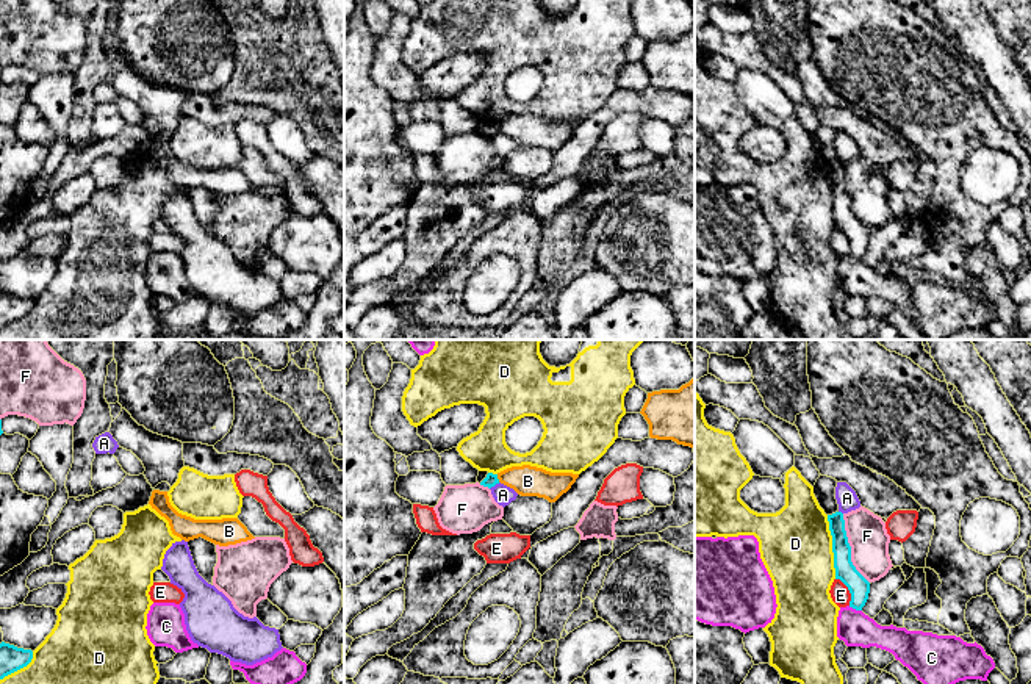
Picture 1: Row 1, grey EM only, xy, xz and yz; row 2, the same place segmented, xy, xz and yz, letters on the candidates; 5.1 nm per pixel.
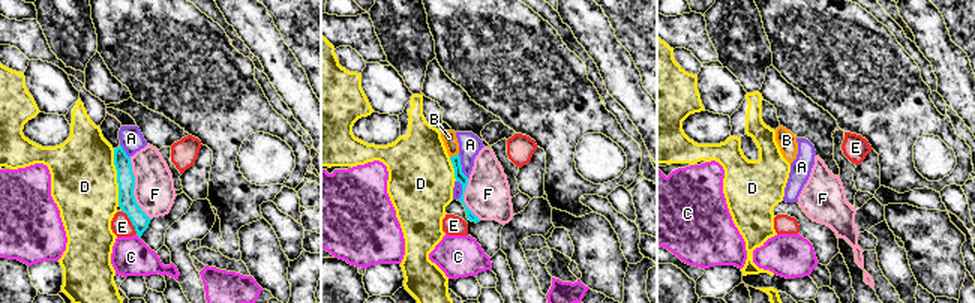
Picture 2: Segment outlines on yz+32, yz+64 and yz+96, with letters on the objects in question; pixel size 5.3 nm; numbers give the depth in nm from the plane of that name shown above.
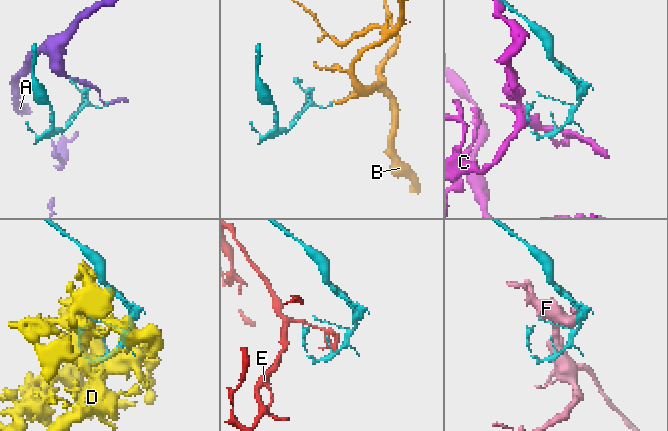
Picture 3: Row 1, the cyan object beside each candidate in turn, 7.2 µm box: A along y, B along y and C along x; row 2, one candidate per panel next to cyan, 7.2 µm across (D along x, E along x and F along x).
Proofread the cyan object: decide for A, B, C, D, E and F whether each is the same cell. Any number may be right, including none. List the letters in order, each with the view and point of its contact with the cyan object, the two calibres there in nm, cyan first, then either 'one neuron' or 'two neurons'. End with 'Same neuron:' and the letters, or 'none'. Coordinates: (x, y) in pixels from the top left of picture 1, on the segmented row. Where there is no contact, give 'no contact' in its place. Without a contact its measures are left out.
A: xz (495, 484) | 70/100 nm | two neurons
B: xz (496, 478) | 70/160 nm | two neurons
C: yz (854, 608) | 110/180 nm | two neurons
D: yz (833, 547) | 110/380 nm | two neurons
E: yz (848, 589) | 110/100 nm | two neurons
F: yz (850, 548) | 110/200 nm | two neurons
Same neuron: none

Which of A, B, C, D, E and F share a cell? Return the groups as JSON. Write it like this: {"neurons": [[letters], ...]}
{"neurons": [["A"], ["B"], ["C"], ["D"], ["E"], ["F"]]}

